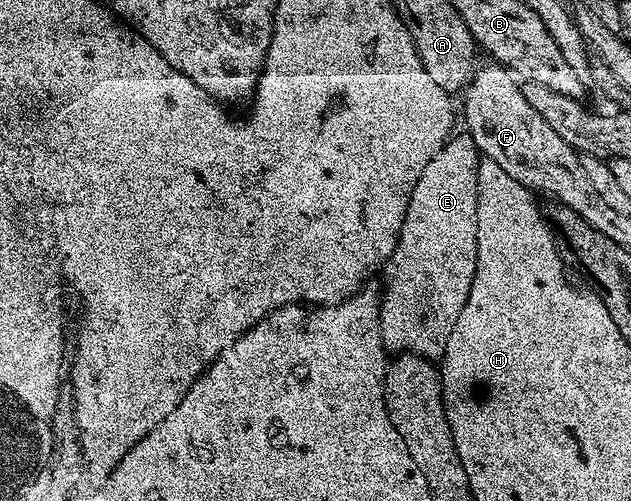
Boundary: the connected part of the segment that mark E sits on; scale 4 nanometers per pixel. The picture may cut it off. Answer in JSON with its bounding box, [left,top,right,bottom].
[376,134,480,361]

